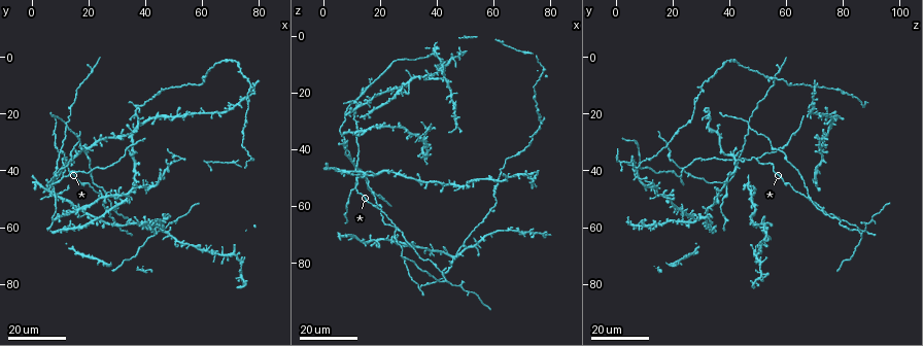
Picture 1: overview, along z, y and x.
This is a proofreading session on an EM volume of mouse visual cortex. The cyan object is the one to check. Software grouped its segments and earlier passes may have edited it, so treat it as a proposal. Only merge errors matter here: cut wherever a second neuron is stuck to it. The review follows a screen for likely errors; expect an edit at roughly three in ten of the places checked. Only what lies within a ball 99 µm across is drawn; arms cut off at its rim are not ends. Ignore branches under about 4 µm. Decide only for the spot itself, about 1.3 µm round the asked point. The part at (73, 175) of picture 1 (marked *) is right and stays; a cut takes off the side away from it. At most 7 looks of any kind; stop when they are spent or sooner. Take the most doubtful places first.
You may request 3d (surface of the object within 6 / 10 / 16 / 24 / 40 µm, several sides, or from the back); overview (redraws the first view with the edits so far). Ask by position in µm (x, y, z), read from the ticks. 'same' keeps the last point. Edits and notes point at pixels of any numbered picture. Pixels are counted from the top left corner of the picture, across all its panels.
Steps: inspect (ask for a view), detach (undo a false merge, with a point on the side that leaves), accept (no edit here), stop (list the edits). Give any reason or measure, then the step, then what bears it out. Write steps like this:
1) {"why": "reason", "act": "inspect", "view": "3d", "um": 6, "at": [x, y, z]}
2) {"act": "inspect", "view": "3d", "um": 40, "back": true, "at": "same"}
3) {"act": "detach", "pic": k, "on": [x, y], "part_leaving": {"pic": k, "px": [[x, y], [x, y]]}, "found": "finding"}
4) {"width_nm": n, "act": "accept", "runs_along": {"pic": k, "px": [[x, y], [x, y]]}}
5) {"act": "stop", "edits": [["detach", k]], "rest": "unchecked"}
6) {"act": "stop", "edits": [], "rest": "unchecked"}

{"why": "arms part here", "act": "inspect", "view": "3d", "um": 16, "at": [44, 63, 86]}

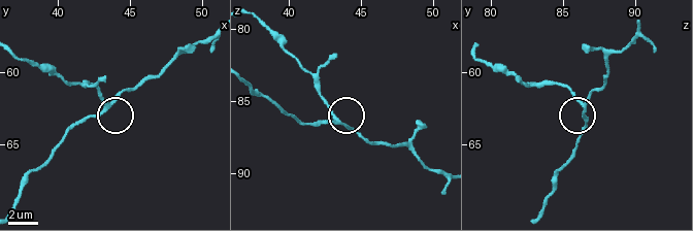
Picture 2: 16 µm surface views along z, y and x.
{"act": "inspect", "view": "3d", "um": 10, "at": [43.4, 62.6, 86.4]}

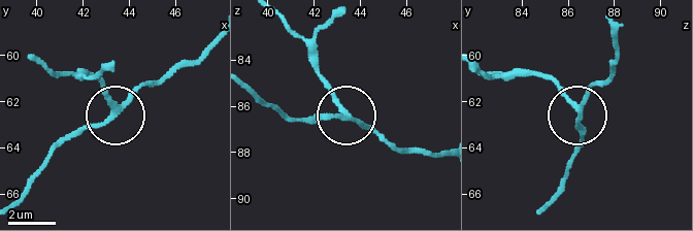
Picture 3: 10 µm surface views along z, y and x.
{"arms": 3, "act": "accept", "found": "continuous, no second neuron"}

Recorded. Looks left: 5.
{"why": "thin arm on a thick one", "act": "inspect", "view": "3d", "um": 16, "at": [31, 51, 36]}

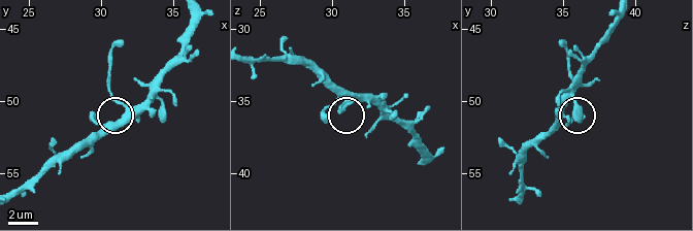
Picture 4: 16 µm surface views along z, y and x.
{"act": "inspect", "view": "3d", "um": 10, "at": [32.0, 50.6, 35.0]}

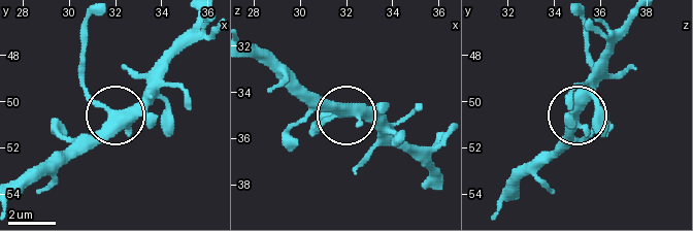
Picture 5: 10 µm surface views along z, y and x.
{"width_nm": 340, "act": "accept", "found": "continuous, no second neuron"}

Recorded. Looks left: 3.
{"why": "three arms meet", "act": "inspect", "view": "3d", "um": 24, "at": [14, 59, 33]}

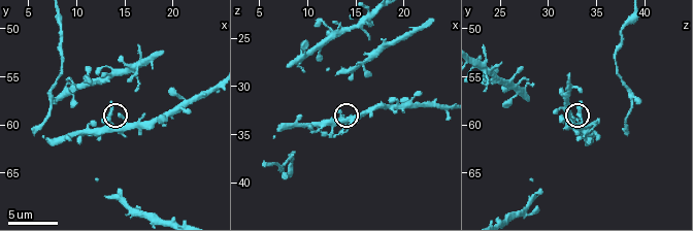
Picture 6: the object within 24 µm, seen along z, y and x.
{"why": "closer look", "act": "inspect", "view": "3d", "um": 6, "at": [13.2, 59.8, 33.0]}

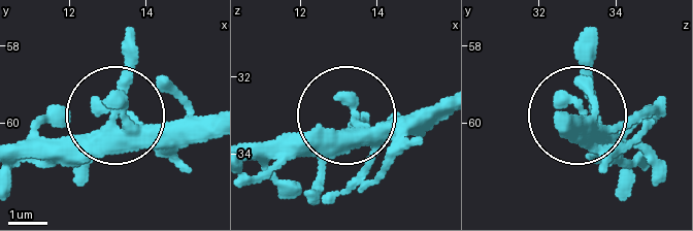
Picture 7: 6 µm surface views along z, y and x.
{"arms": 3, "act": "accept", "found": "all the same neuron"}

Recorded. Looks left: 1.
{"act": "stop", "edits": [], "rest": "unchecked"}

